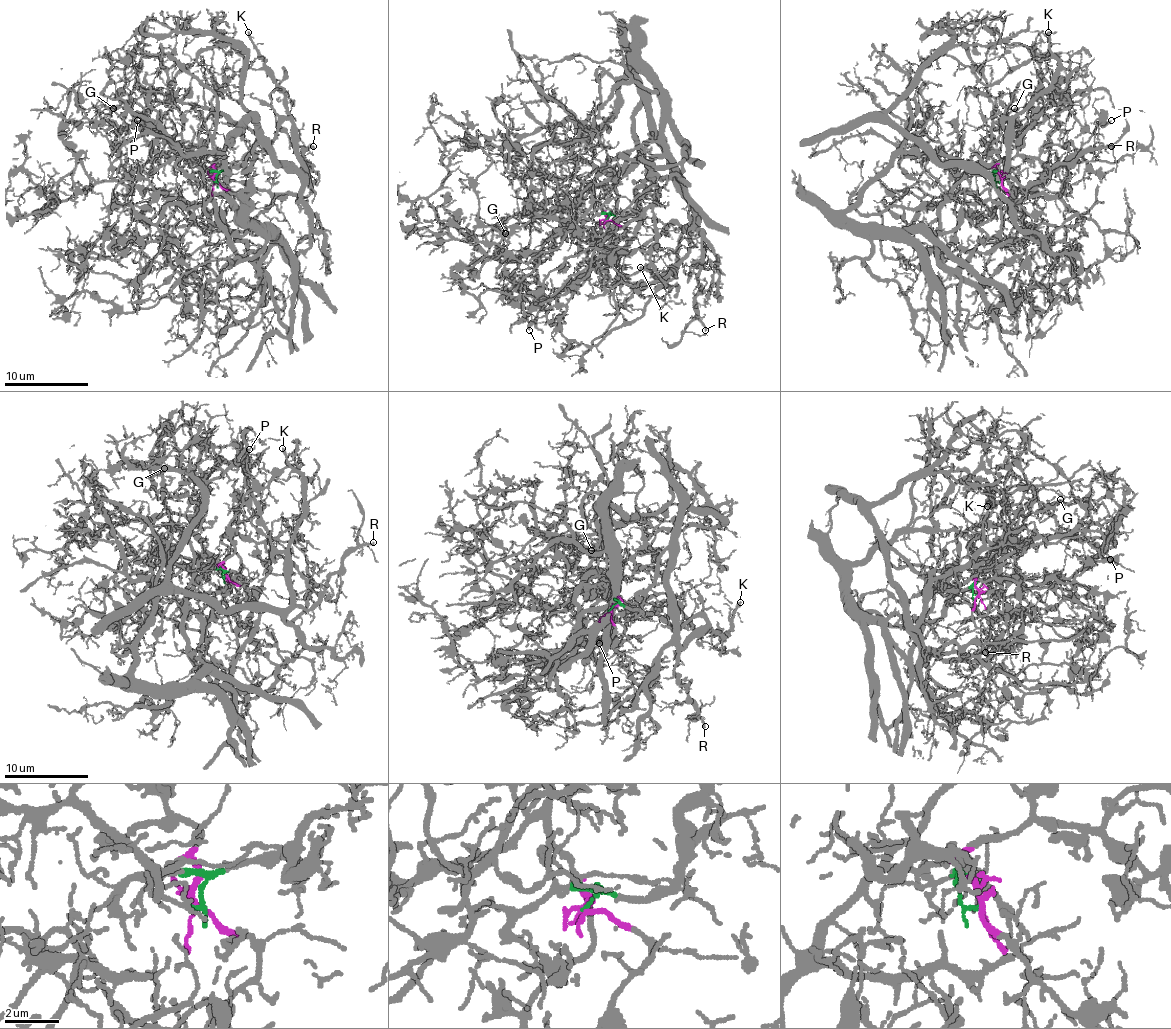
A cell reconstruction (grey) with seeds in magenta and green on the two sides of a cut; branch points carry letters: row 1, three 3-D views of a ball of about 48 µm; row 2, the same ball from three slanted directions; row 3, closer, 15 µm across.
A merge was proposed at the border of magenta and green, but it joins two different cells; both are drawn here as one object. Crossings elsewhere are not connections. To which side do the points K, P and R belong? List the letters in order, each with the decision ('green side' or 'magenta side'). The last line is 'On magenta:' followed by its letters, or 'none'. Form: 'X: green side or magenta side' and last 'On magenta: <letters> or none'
K: green side
P: magenta side
R: green side
On magenta: P

